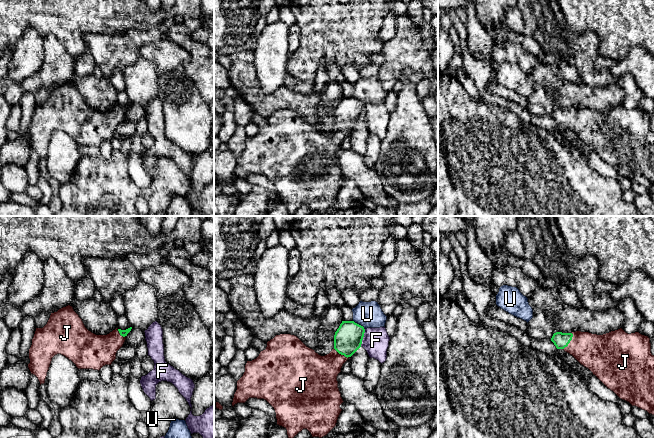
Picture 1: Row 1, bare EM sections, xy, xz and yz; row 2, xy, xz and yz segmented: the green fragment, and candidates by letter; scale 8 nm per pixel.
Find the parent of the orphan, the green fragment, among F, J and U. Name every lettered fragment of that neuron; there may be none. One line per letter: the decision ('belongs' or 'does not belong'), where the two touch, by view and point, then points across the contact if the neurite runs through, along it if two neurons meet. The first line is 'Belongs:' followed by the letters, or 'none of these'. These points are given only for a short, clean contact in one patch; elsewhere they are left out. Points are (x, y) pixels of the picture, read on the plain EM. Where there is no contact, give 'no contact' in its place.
Belongs: J
F: does not belong | xz (362, 114) | along xz (365, 105), (360, 122)
J: belongs | yz (570, 116) | across yz (561, 116), (570, 116), (598, 129)
U: does not belong | xz (358, 100) | along xz (353, 96), (364, 105)

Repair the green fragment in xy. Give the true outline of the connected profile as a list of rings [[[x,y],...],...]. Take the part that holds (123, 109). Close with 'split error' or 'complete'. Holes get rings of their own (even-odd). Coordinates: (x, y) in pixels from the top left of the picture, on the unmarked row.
[[[68,81],[51,89],[43,104],[36,104],[32,121],[29,125],[30,139],[28,144],[35,151],[40,161],[45,159],[52,134],[61,130],[71,136],[78,145],[100,146],[105,141],[111,141],[116,135],[117,127],[123,122],[127,110],[132,103],[121,106],[116,104],[107,111],[96,111],[89,107],[73,83]]] | split error

